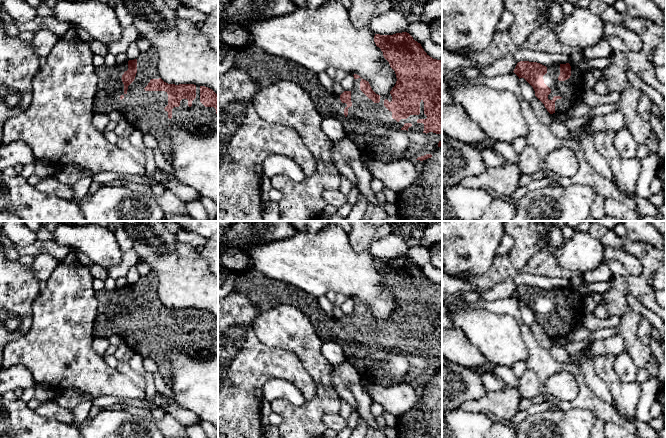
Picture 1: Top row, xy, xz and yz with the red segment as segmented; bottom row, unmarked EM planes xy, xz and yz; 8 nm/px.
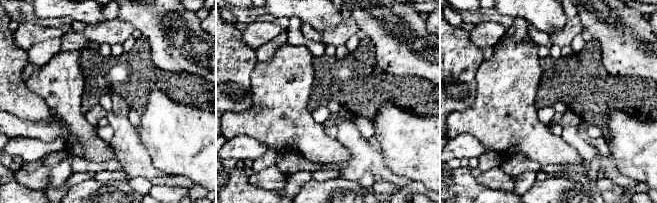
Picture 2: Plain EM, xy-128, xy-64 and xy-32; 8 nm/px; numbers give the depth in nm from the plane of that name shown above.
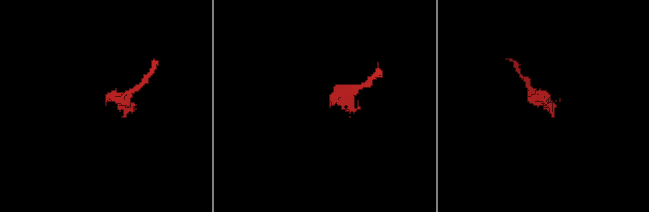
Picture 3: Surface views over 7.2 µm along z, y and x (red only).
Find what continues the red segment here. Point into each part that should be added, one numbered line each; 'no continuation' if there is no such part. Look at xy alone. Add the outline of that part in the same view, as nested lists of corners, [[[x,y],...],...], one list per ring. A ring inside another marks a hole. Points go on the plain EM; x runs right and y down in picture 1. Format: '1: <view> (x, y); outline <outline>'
1: xy (143, 333); outline [[[151,271],[147,276],[141,276],[137,282],[137,297],[134,305],[128,310],[127,317],[124,317],[122,299],[128,294],[128,285],[121,289],[108,291],[102,289],[95,292],[98,301],[97,315],[93,327],[93,336],[108,337],[112,334],[118,335],[123,342],[134,350],[136,354],[143,358],[151,358],[158,364],[160,375],[165,382],[171,385],[171,366],[168,362],[168,352],[171,348],[176,348],[195,358],[207,358],[218,356],[218,338],[214,331],[205,331],[200,326],[200,310],[196,309],[196,322],[192,325],[192,330],[188,330],[188,324],[182,323],[179,331],[172,333],[172,342],[168,342],[168,336],[164,333],[168,329],[168,318],[165,315],[146,315],[144,312],[151,303],[161,302],[157,293],[158,279]]]

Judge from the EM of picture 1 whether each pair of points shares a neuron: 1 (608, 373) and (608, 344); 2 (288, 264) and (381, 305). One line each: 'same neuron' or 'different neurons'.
1: different neurons
2: same neuron

